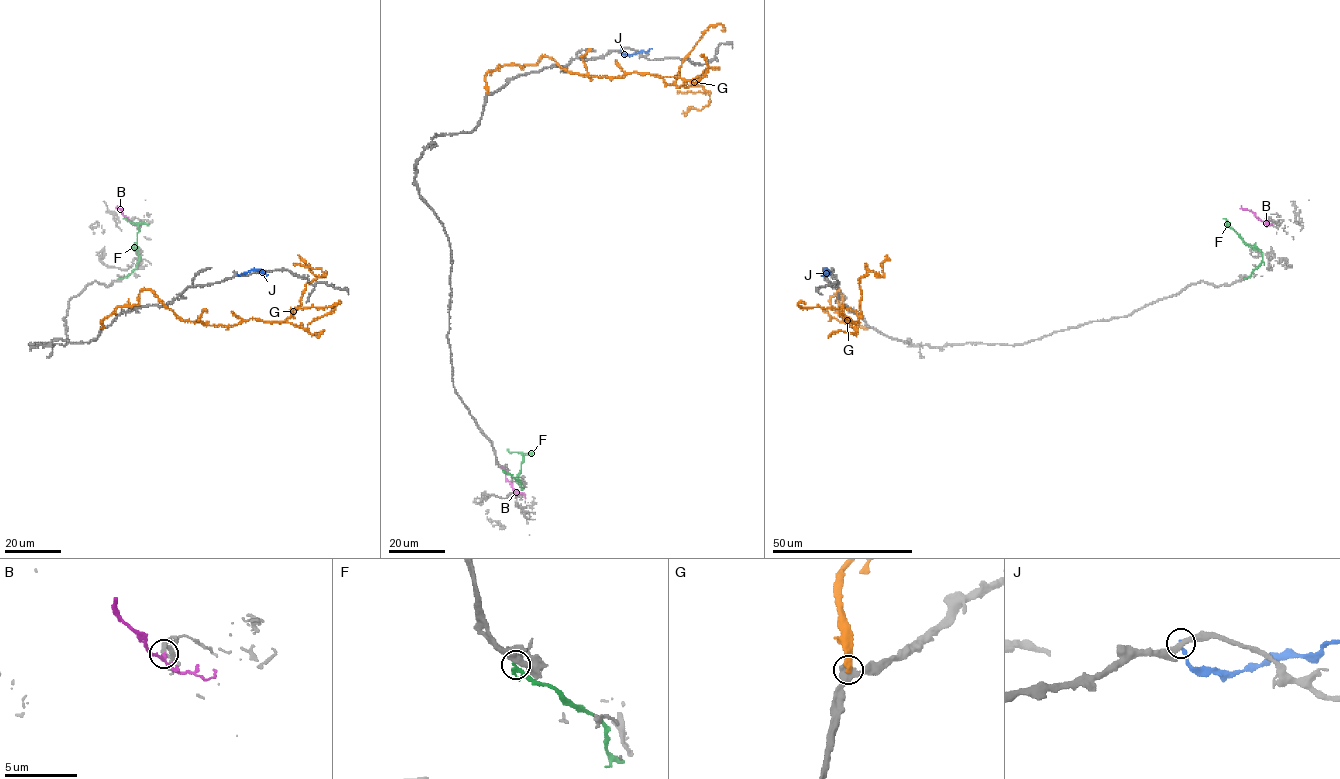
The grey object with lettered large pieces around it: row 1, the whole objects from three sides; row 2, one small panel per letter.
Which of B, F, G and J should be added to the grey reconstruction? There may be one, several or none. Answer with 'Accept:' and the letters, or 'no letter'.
Accept: B

